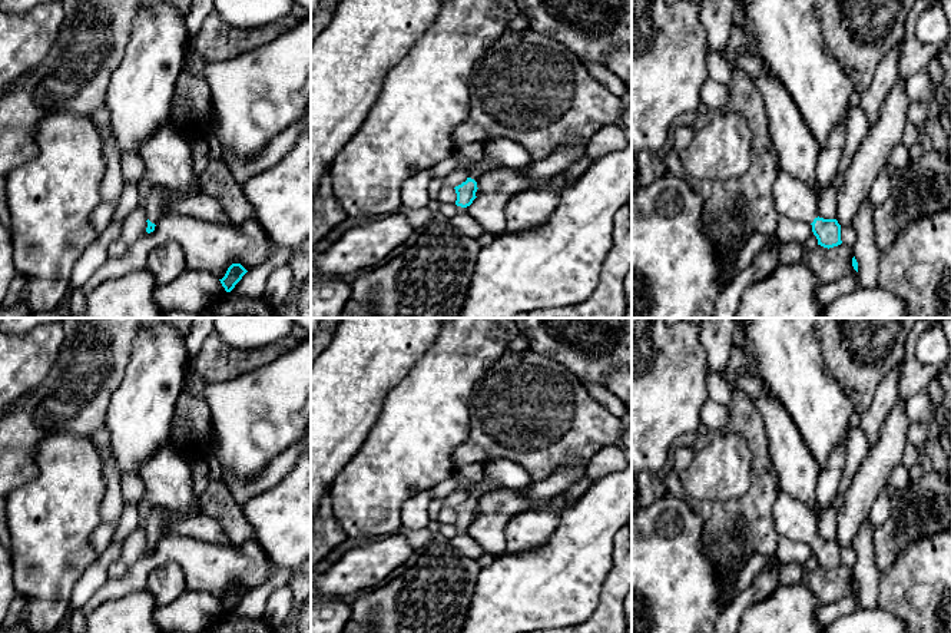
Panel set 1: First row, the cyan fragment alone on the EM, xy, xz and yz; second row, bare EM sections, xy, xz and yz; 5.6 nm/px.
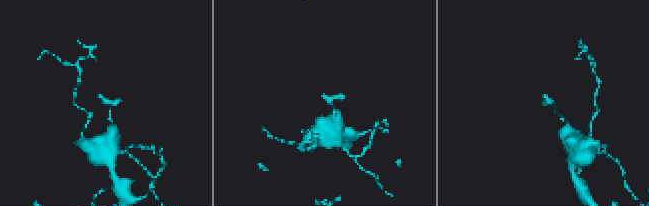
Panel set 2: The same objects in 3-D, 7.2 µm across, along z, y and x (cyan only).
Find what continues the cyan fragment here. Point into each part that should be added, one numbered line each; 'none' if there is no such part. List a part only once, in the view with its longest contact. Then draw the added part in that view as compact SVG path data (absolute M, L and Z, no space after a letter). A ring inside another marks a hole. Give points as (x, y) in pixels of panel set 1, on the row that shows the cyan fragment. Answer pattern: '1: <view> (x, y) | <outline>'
1: yz (792, 198) | M781 166L778 168L772 193L778 216L808 223L818 218L815 192L805 182L788 175Z

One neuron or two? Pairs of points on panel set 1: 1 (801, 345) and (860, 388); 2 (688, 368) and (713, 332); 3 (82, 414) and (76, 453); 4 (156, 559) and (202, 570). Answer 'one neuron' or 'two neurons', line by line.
1: two neurons
2: two neurons
3: two neurons
4: one neuron

